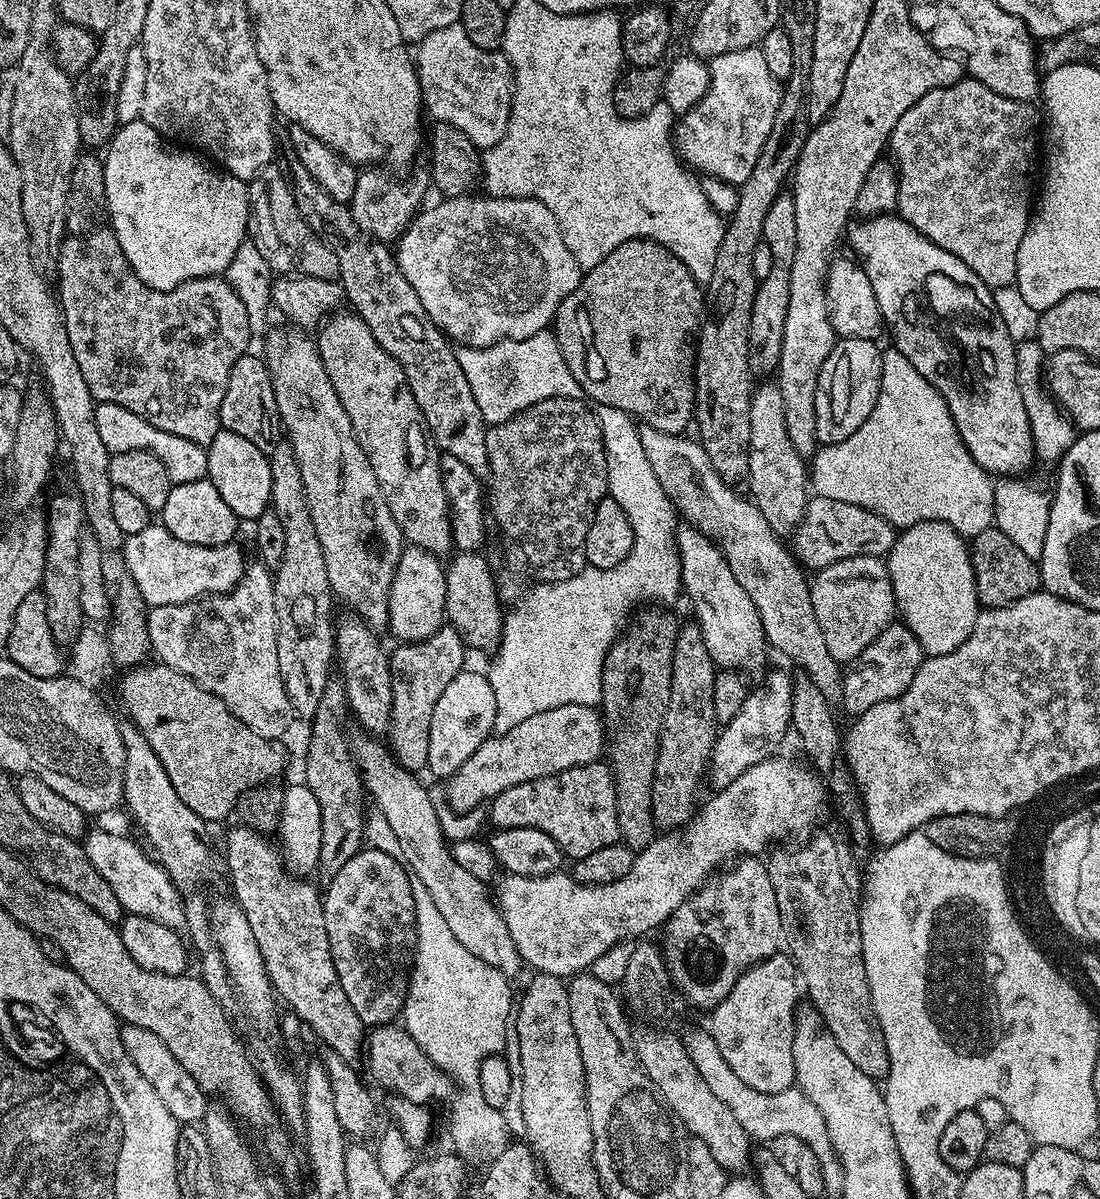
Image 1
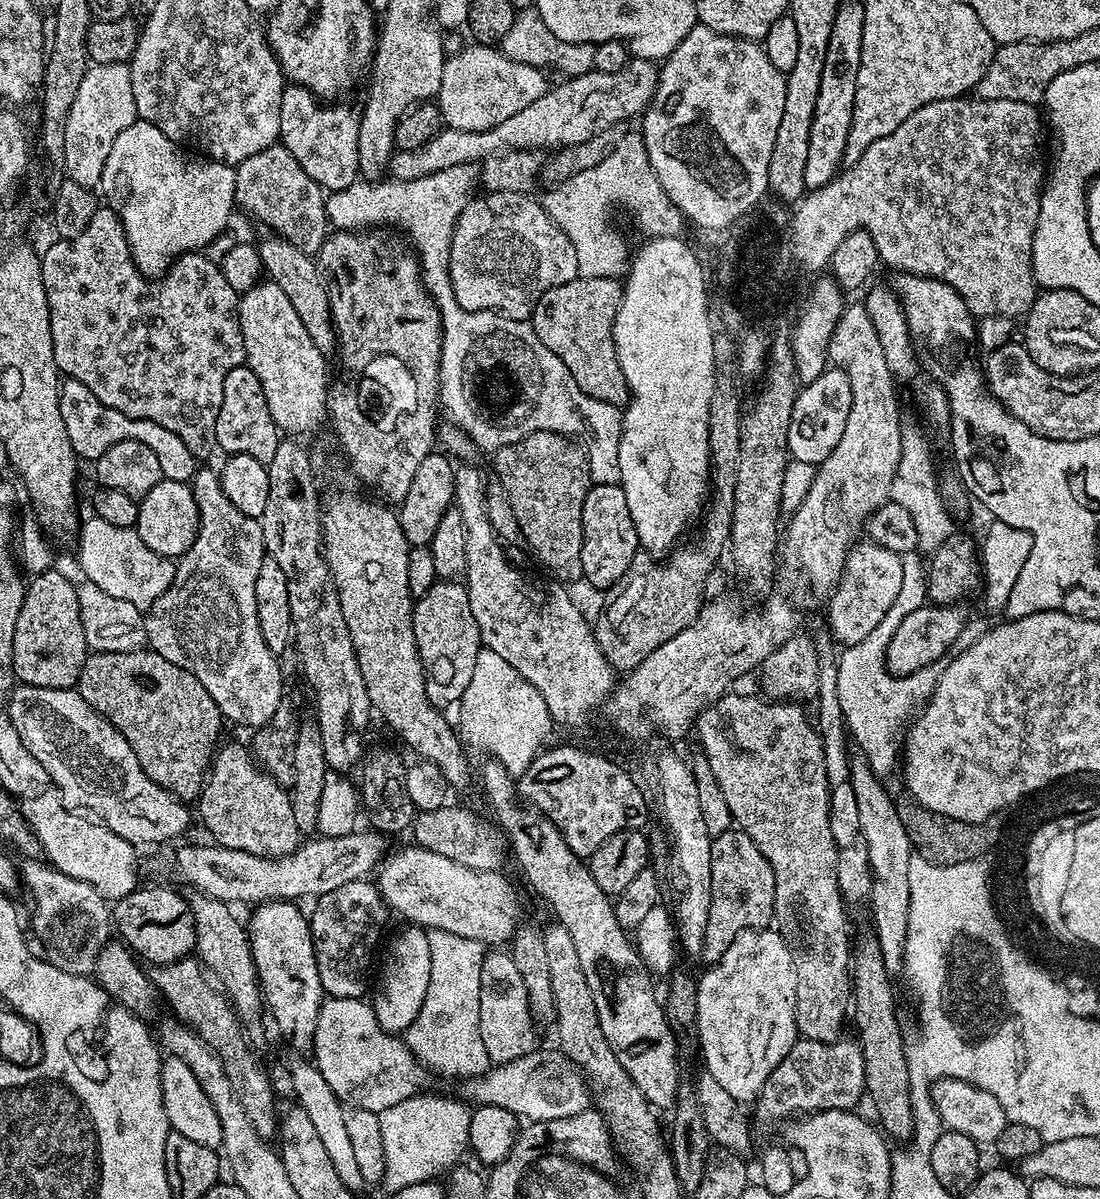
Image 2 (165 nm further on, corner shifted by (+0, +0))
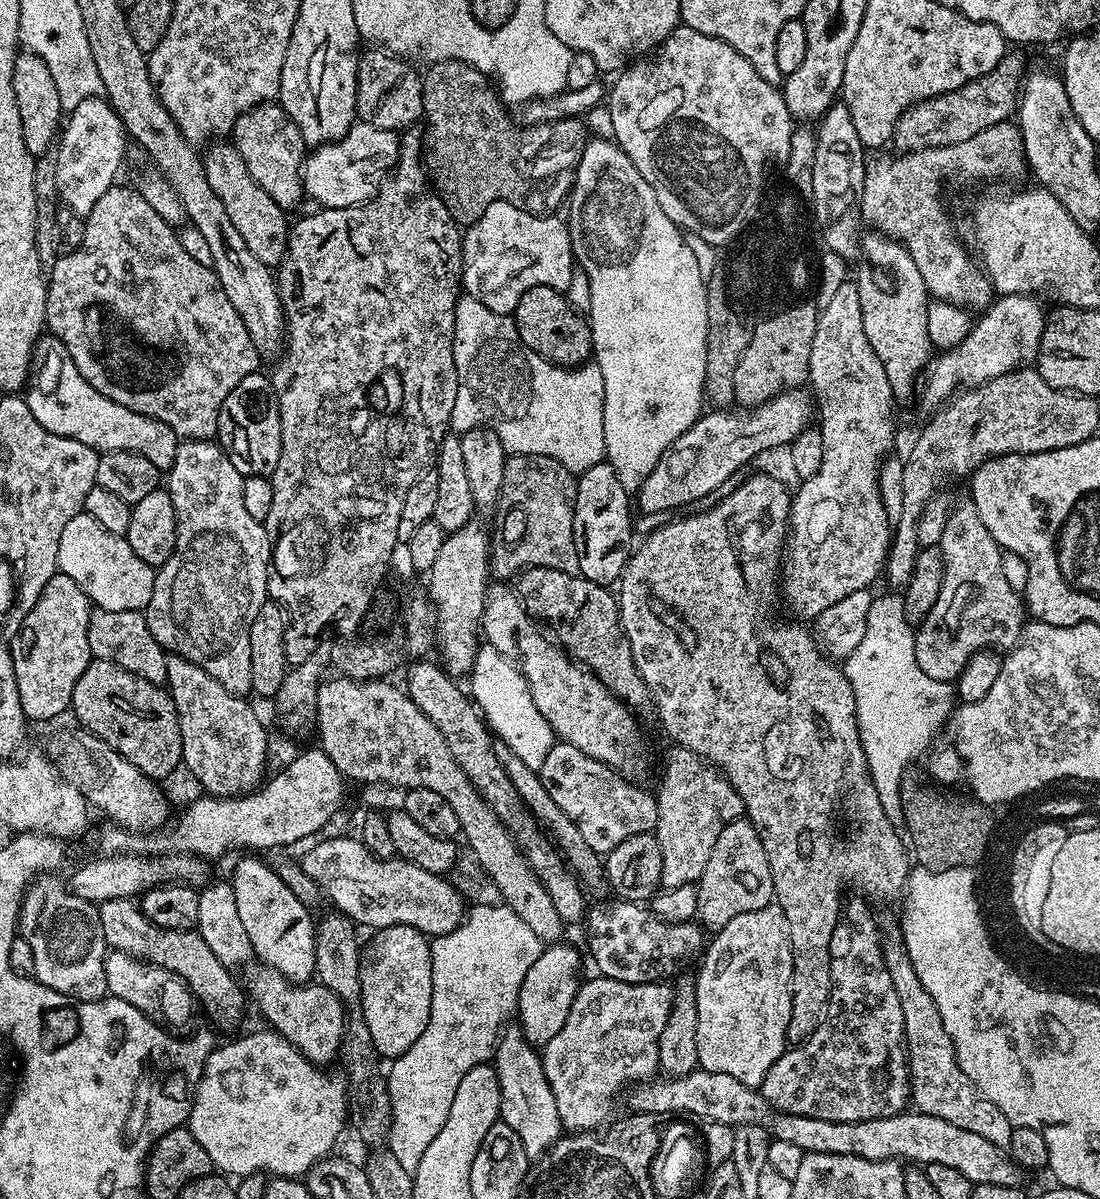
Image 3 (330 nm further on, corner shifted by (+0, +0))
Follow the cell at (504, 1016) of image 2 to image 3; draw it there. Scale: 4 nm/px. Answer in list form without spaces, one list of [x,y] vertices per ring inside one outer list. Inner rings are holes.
[[[512,1027],[501,1035],[494,1053],[500,1087],[500,1120],[518,1134],[528,1157],[536,1158],[543,1152],[547,1153],[560,1139],[562,1125],[558,1118],[558,1106],[554,1102],[554,1090],[550,1090],[550,1082],[544,1073],[541,1053],[519,1027]]]

